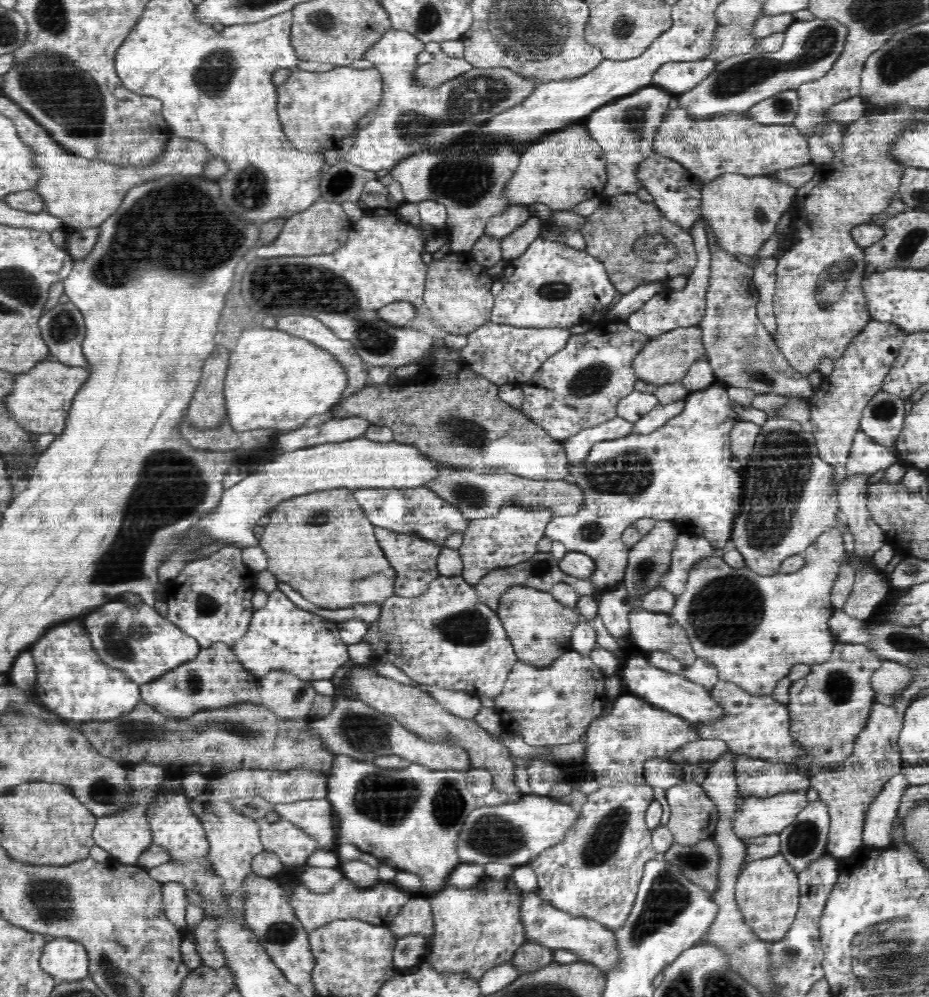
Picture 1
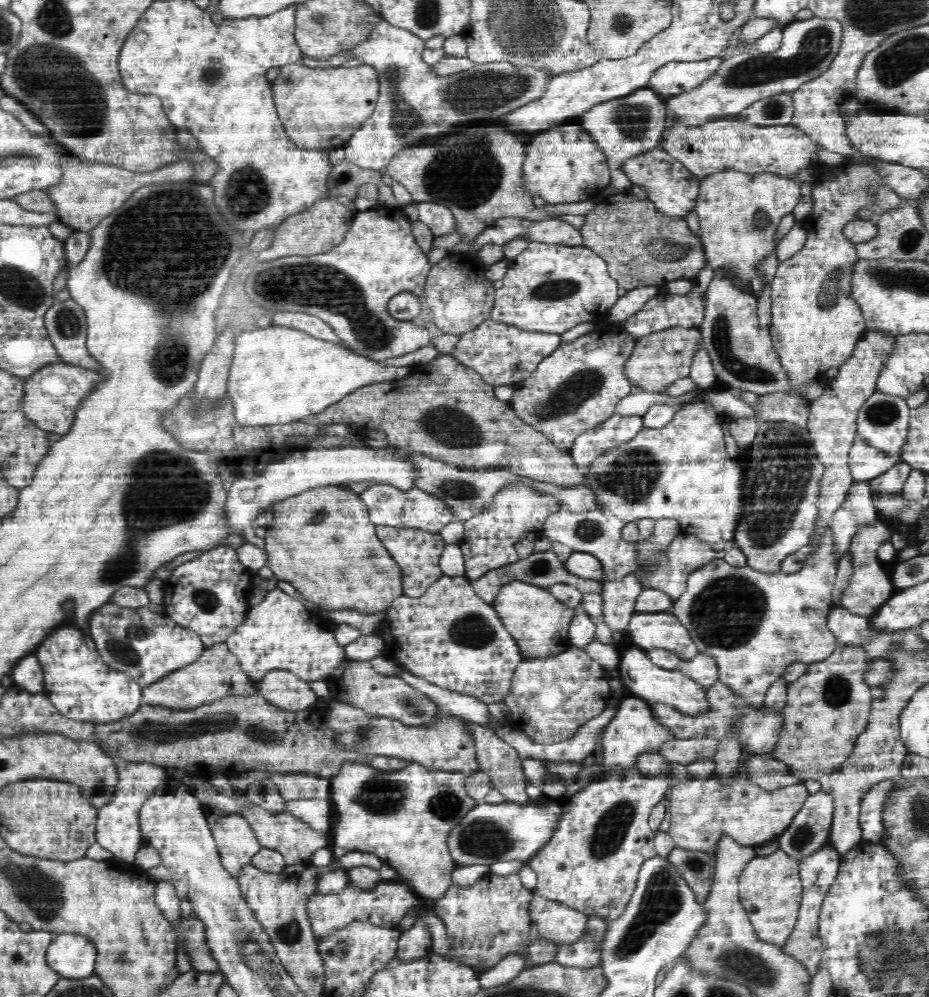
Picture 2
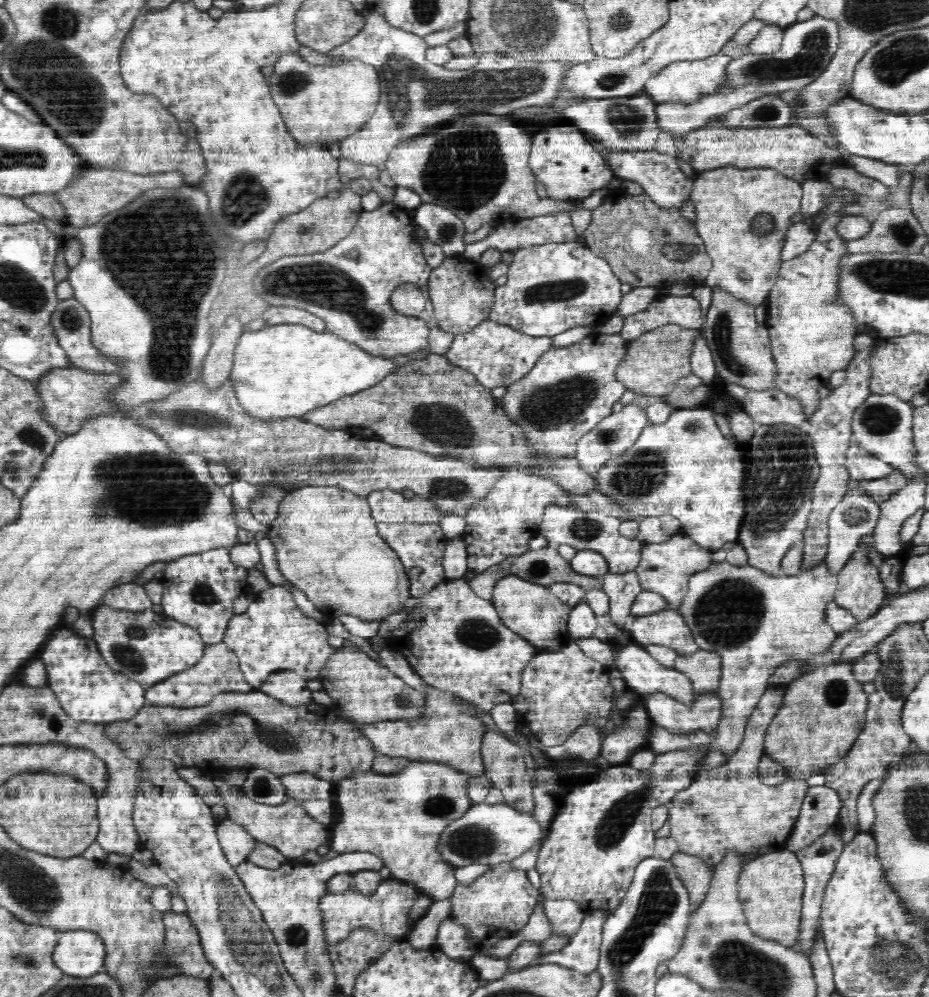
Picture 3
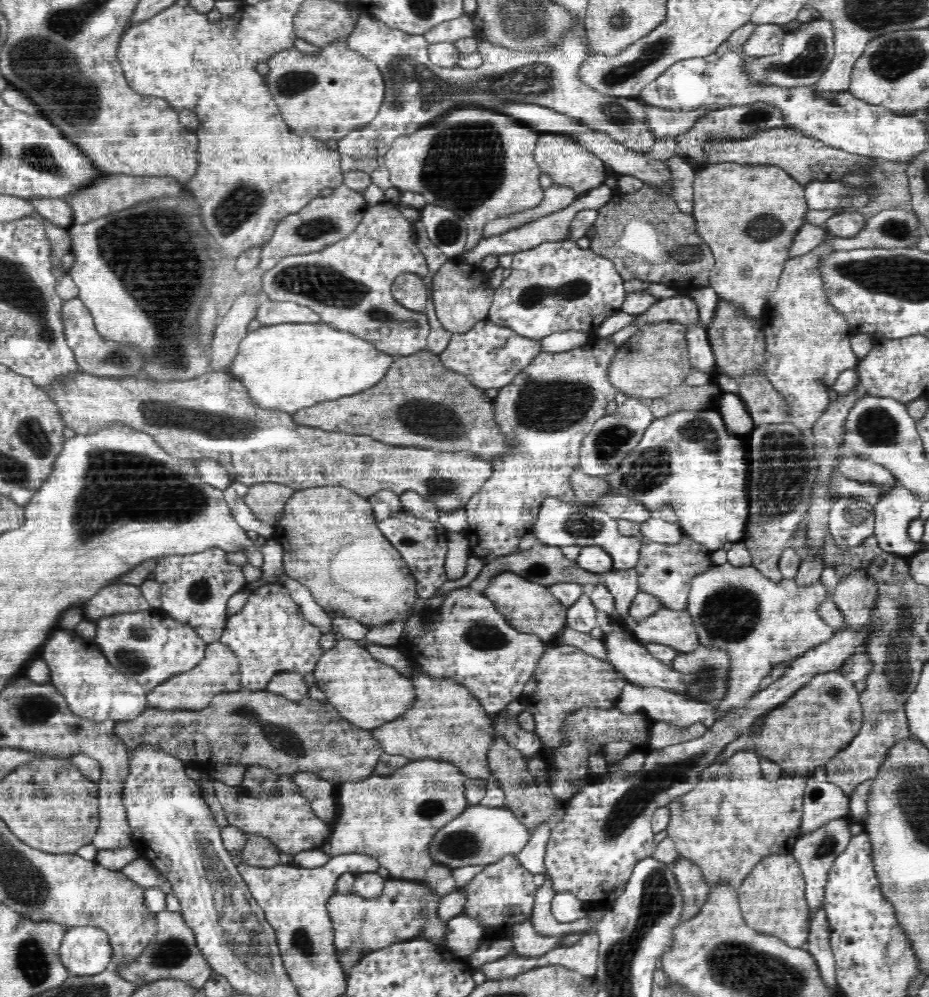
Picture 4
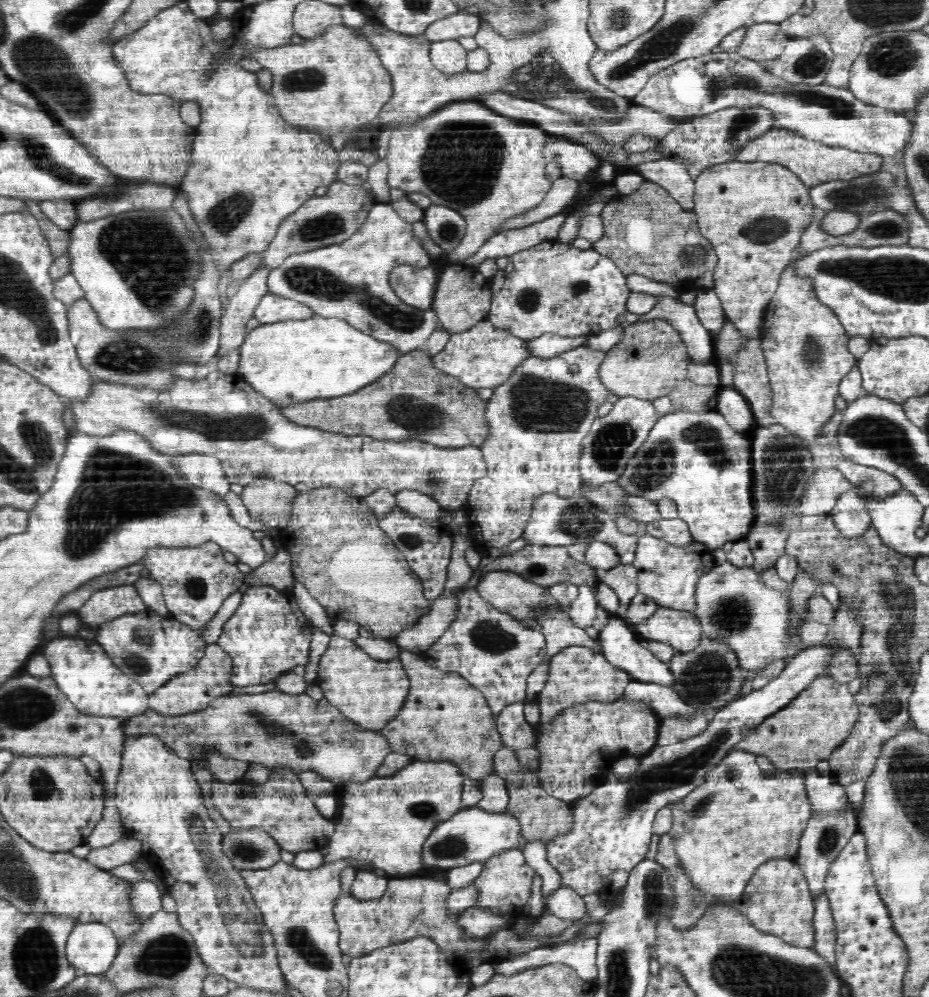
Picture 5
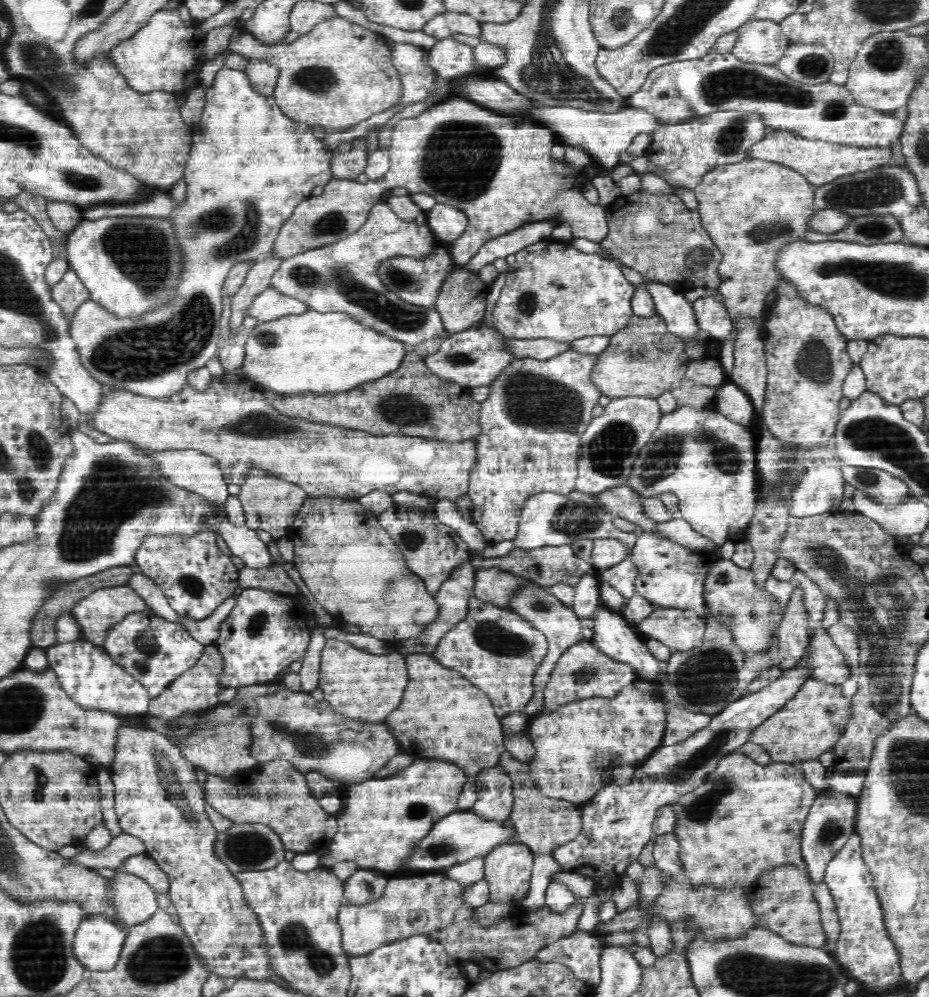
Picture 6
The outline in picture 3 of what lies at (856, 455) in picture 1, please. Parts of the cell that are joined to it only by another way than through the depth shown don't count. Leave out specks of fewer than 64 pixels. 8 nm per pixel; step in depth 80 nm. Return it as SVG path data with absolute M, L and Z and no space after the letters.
M853 444L847 450L848 473L859 481L869 481L886 478L892 471L893 466L870 455L864 448Z

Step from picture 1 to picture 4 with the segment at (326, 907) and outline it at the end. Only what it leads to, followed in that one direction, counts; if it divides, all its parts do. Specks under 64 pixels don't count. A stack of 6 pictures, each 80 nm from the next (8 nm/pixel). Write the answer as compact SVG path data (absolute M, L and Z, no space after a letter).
M390 877L386 880L380 896L376 898L362 898L354 892L334 894L327 904L333 921L334 944L338 951L355 950L357 954L418 937L443 946L447 921L438 917L440 902L441 897L436 887L427 882L390 880Z

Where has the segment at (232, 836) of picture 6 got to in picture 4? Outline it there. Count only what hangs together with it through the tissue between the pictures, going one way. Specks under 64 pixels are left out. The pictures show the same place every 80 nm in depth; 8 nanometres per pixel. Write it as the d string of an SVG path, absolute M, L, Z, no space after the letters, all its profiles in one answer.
M246 833L246 846L235 862L256 868L273 868L281 863L280 851L267 838Z

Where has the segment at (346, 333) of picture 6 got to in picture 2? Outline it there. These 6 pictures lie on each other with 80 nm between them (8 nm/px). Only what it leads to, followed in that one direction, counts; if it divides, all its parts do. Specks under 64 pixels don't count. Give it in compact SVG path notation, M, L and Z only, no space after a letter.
M274 325L242 332L236 338L227 380L227 394L233 398L234 416L242 425L290 424L291 421L301 421L308 414L322 412L324 408L338 403L358 388L407 376L410 370L409 366L386 366L382 360L370 360L369 357L349 349L344 343L312 337L302 330Z

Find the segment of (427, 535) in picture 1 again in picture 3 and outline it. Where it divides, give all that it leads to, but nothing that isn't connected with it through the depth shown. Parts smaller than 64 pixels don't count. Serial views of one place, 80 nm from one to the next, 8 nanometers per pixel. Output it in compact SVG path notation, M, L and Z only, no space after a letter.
M390 489L372 491L365 496L376 523L413 521L416 524L439 524L443 512L436 503L420 495L406 498L401 492Z

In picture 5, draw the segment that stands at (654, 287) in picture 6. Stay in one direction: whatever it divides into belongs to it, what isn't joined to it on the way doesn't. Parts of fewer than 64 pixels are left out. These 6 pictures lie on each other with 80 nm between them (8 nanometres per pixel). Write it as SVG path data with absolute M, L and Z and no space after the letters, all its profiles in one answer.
M659 297L658 305L644 315L624 312L618 317L621 329L638 322L650 320L666 320L674 326L687 346L691 362L708 364L715 360L712 347L712 334L700 323L696 317L695 307L690 304L680 303L680 298Z

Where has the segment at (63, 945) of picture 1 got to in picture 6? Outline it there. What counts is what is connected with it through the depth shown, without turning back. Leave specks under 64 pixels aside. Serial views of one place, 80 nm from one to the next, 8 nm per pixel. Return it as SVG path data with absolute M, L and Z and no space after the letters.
M95 913L82 920L74 938L74 953L87 973L114 968L130 928L121 928L106 913Z

